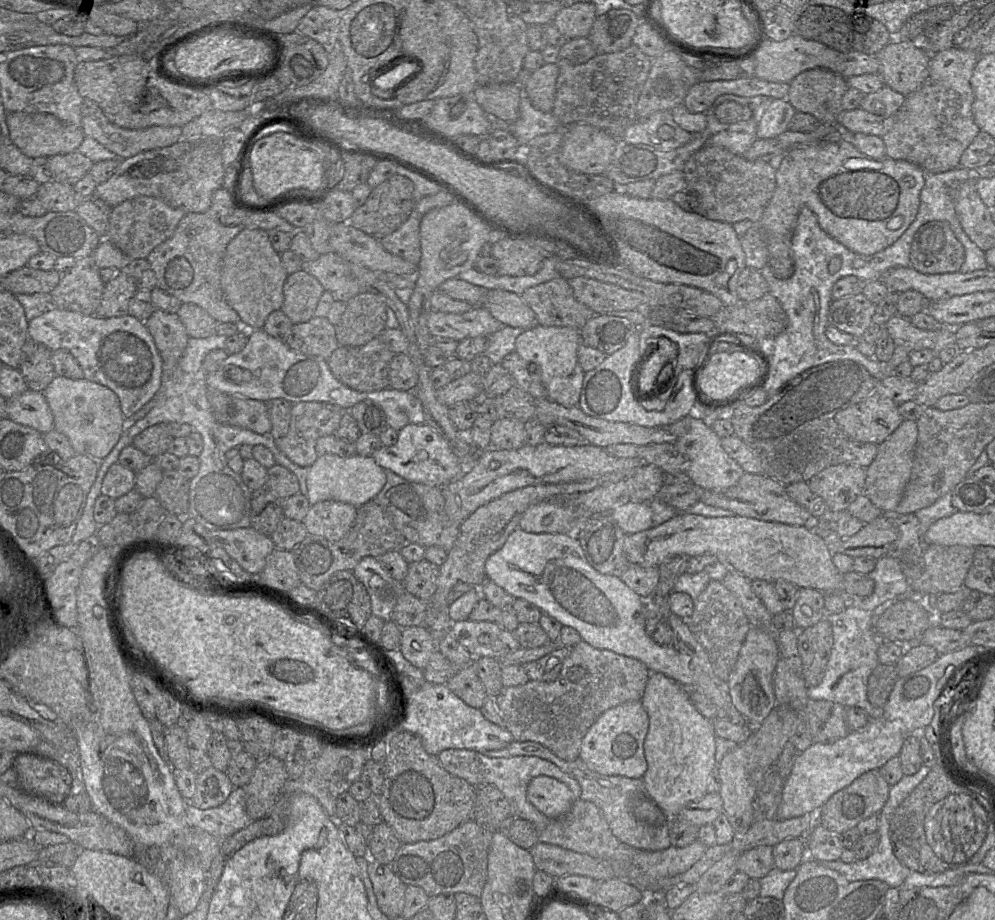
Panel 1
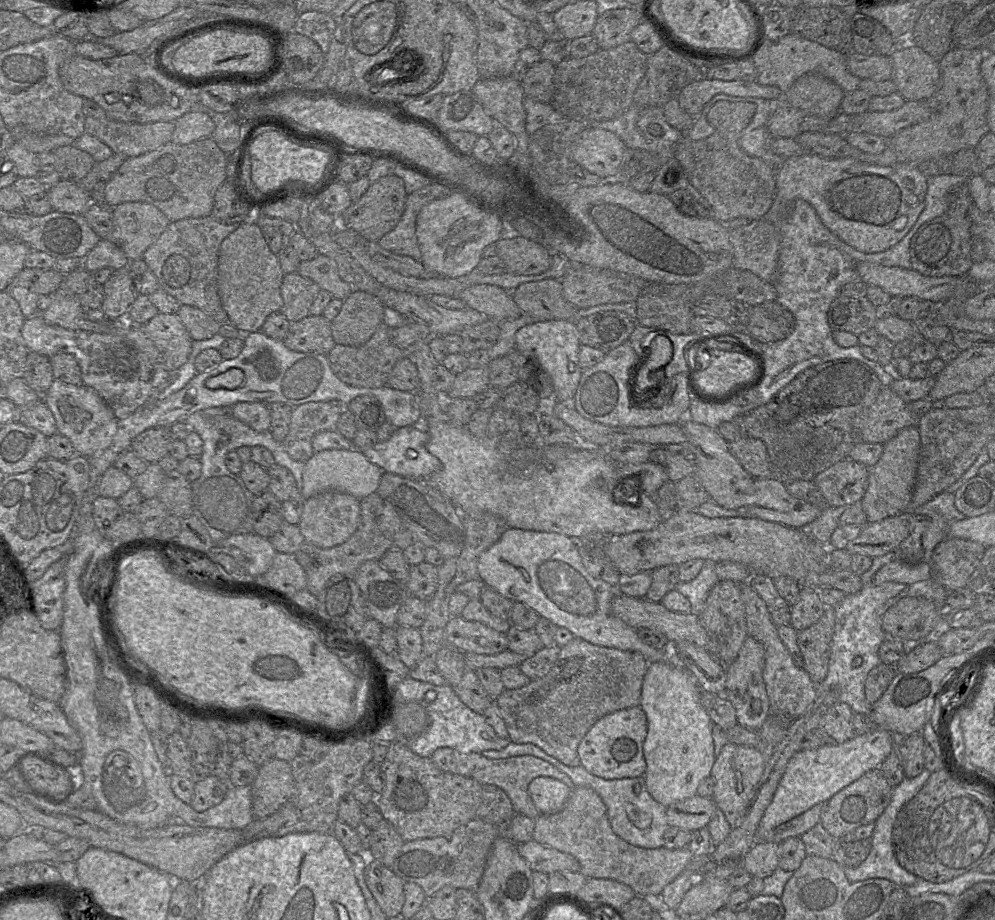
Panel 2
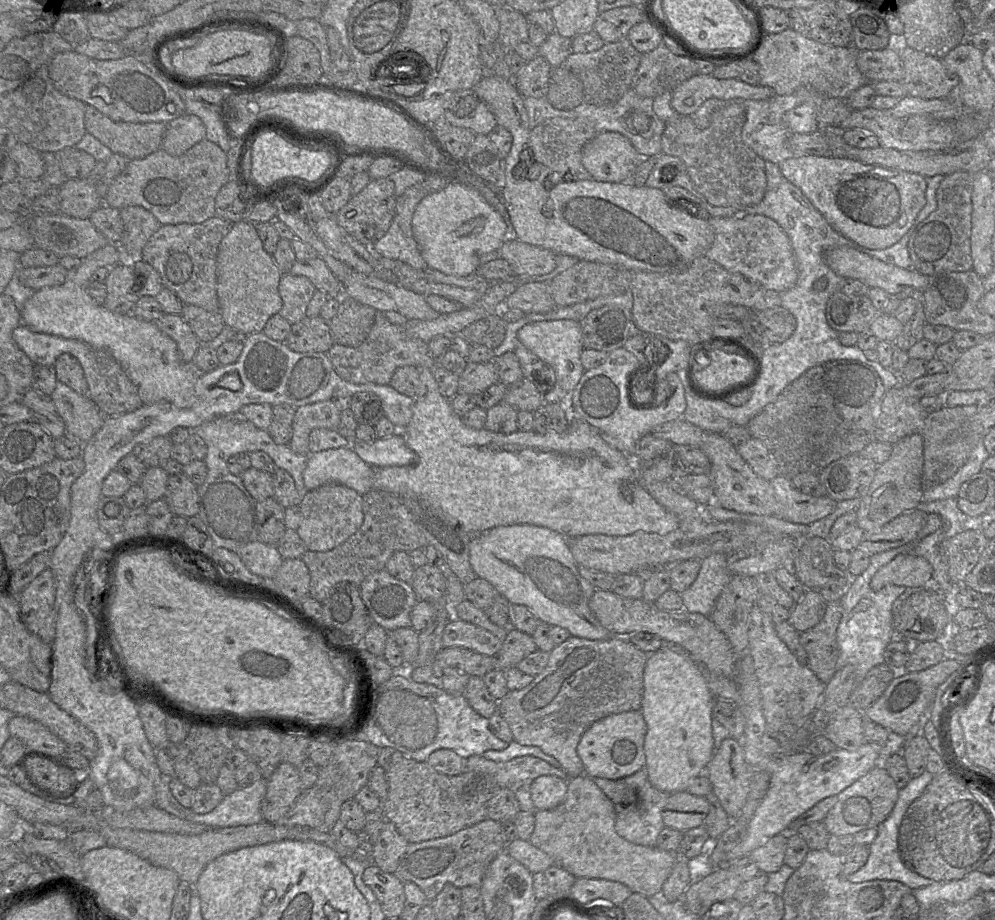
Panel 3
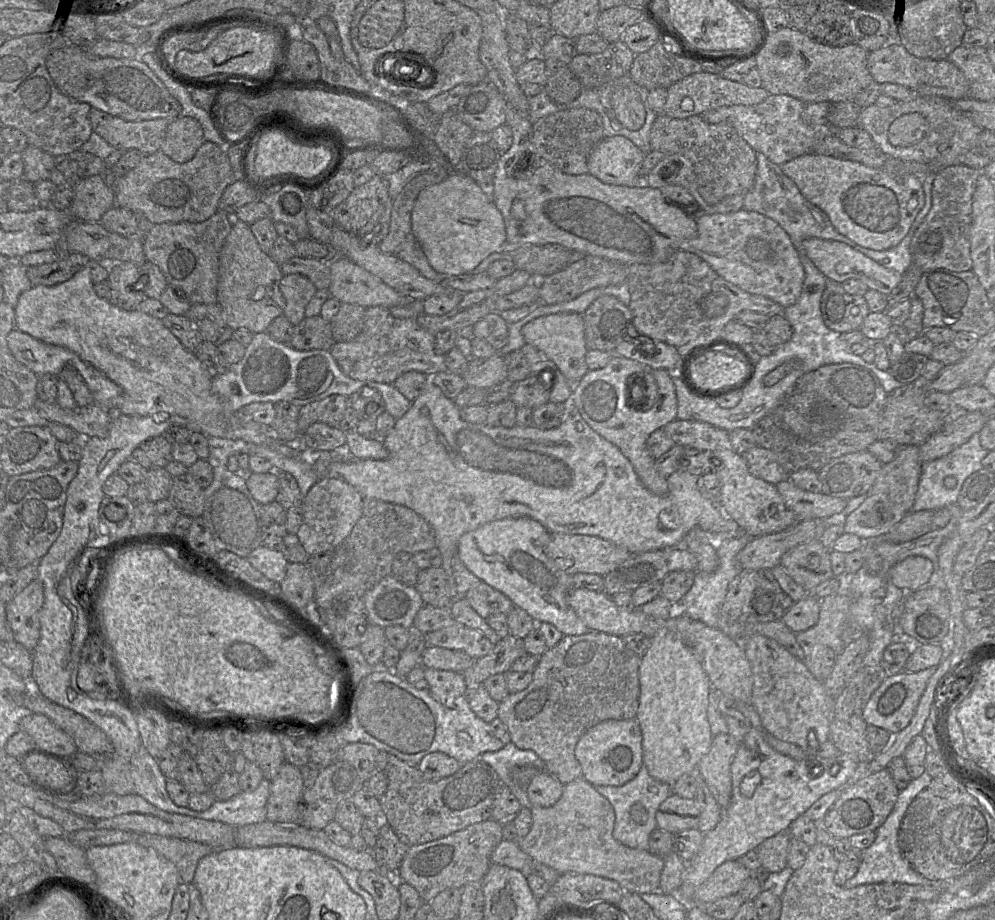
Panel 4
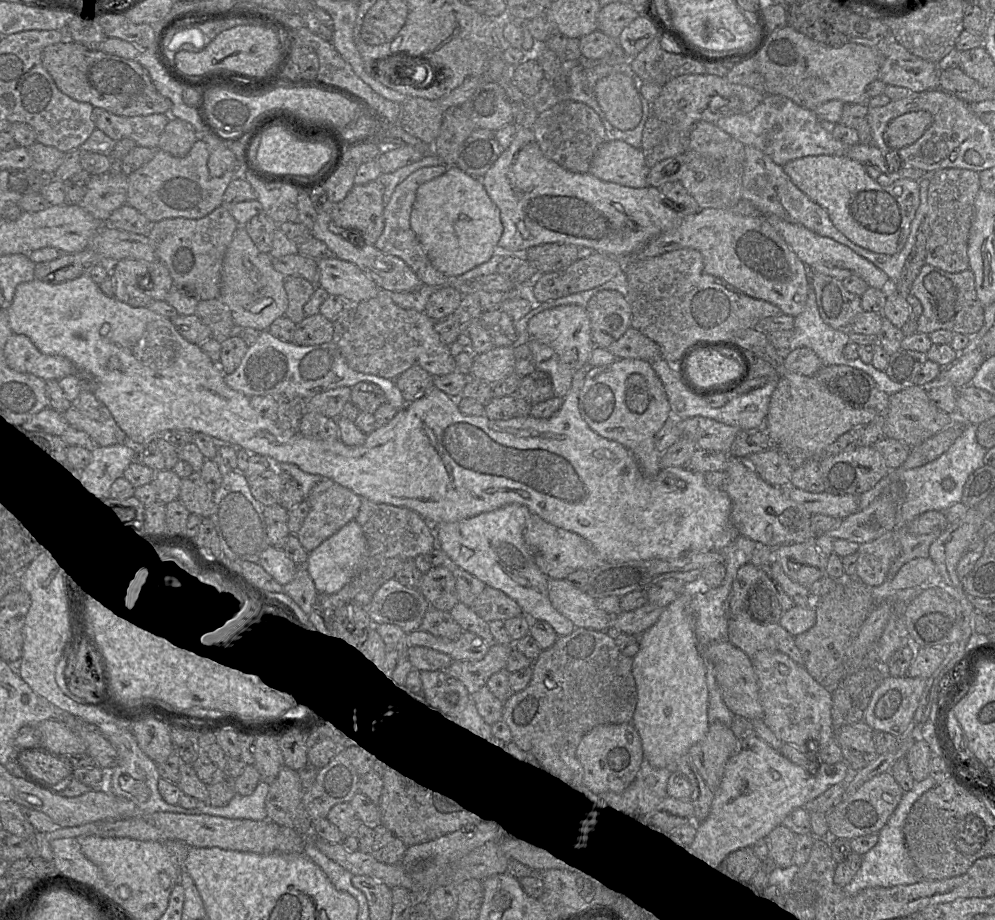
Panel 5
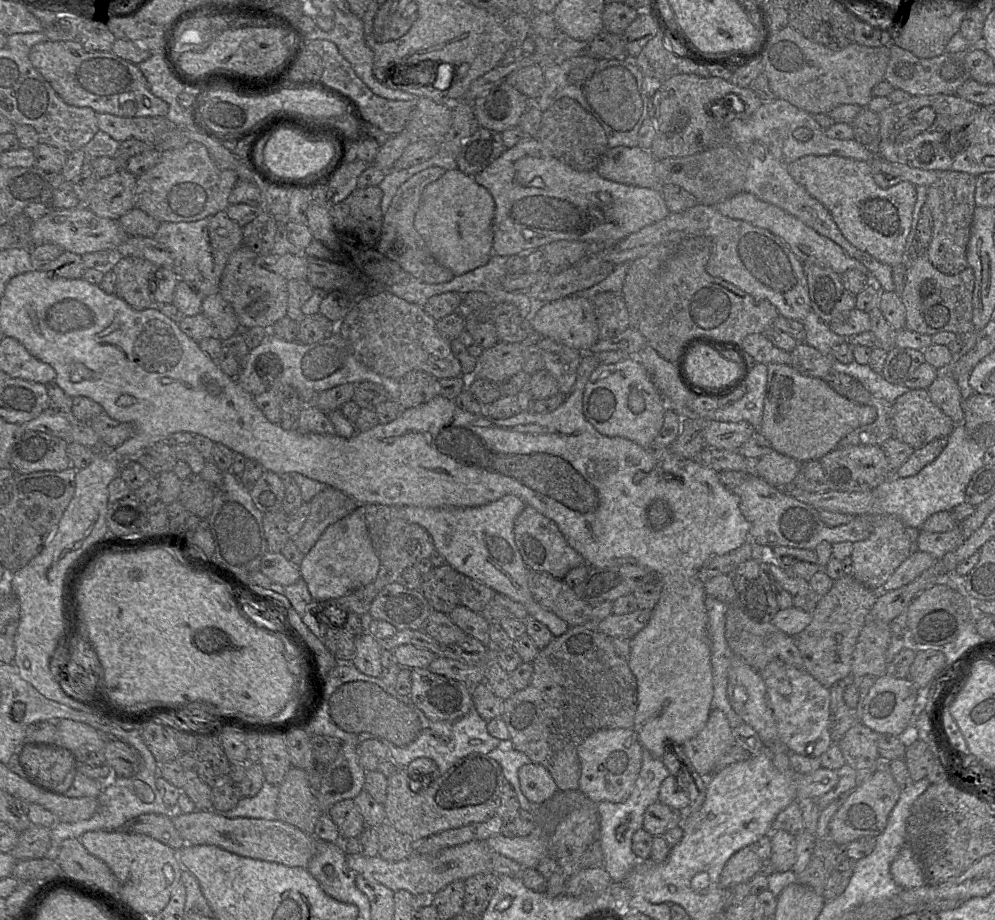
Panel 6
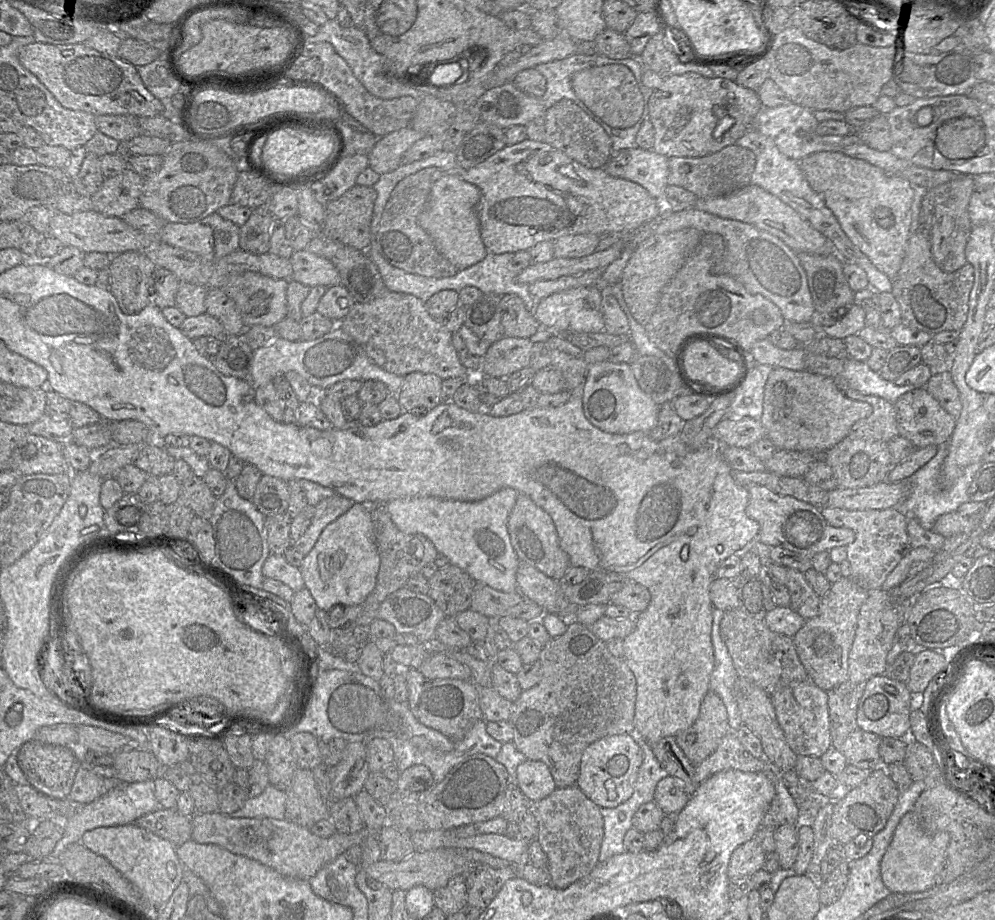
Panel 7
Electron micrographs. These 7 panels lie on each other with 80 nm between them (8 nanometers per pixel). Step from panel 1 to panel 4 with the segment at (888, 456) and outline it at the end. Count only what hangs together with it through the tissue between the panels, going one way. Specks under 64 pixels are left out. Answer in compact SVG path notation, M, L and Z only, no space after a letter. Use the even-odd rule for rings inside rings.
M899 446L894 460L883 465L864 502L844 519L844 532L855 534L863 540L875 540L888 533L912 511L921 468L919 446Z

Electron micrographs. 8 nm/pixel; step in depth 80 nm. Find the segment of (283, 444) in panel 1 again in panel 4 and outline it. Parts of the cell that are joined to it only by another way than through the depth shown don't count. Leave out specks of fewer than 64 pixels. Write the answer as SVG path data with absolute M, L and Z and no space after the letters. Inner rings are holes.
M331 395L300 408L298 416L299 441L307 428L314 423L338 427L348 406L349 397Z

